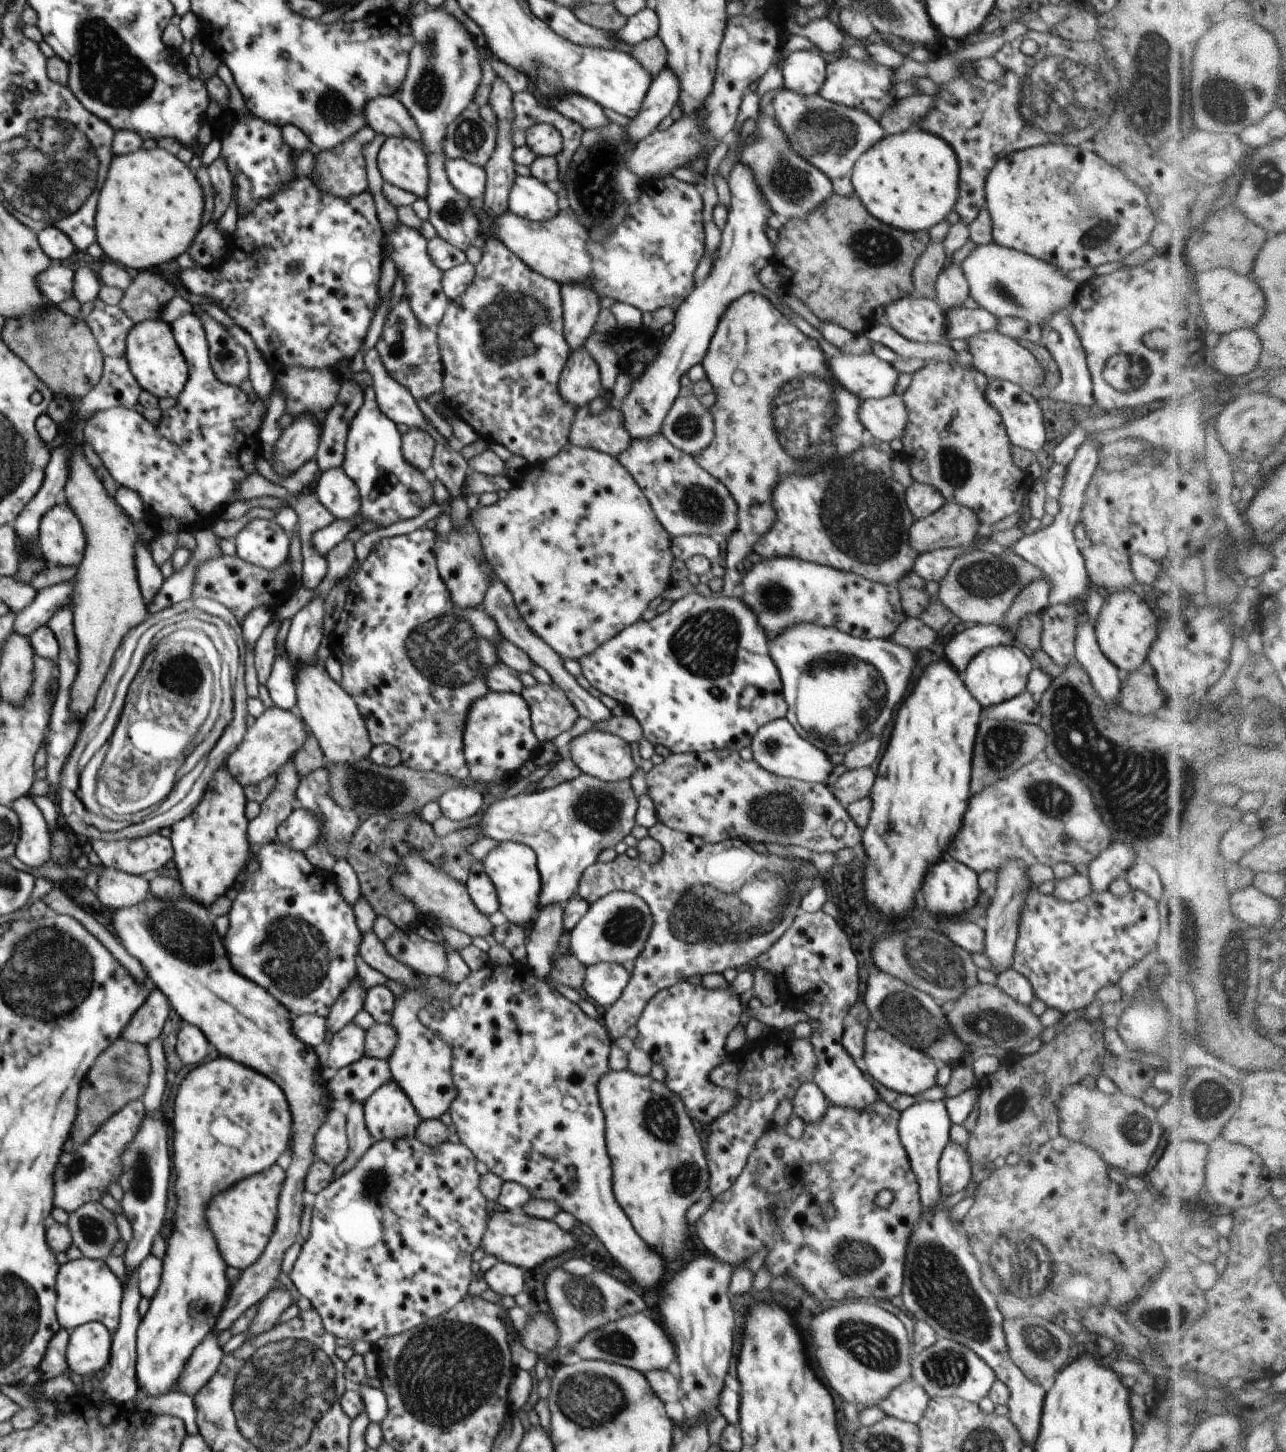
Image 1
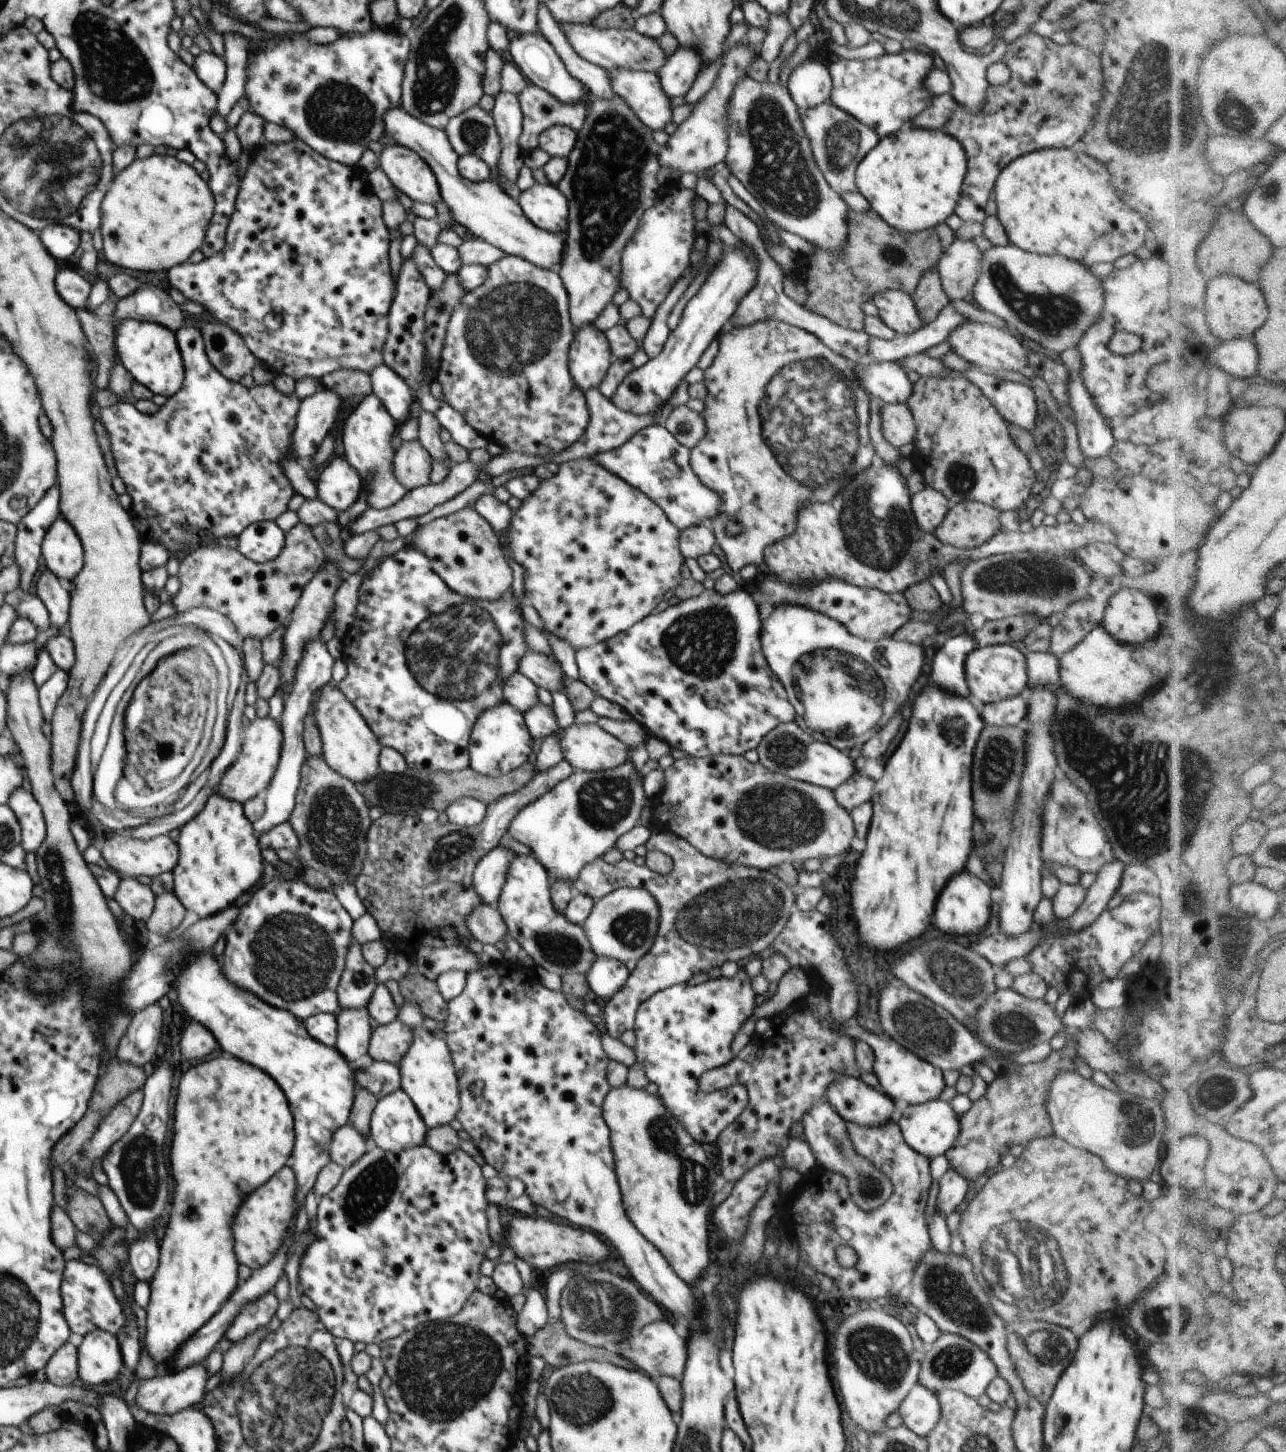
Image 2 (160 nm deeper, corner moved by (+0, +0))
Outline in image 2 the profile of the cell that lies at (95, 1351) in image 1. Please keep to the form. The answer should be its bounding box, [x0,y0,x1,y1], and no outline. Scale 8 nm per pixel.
[76,1330,124,1385]

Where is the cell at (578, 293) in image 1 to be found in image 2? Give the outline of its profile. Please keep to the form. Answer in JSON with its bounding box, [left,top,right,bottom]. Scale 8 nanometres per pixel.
[557,97,661,331]

